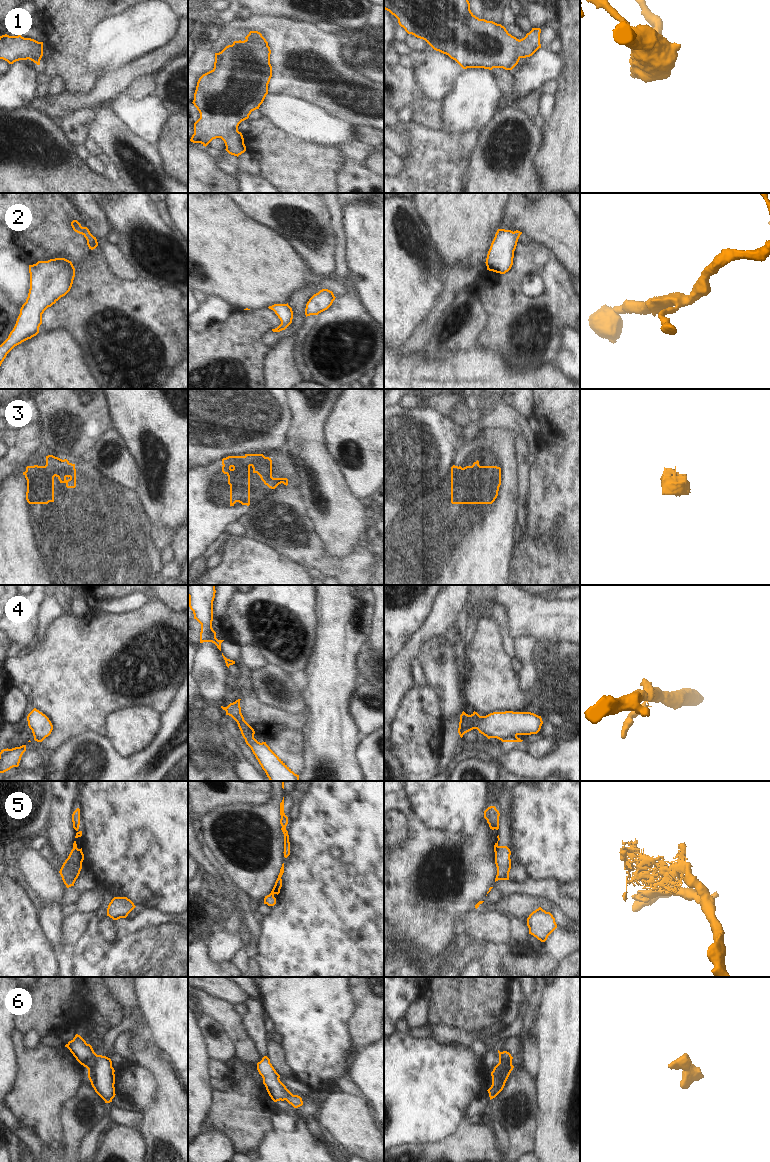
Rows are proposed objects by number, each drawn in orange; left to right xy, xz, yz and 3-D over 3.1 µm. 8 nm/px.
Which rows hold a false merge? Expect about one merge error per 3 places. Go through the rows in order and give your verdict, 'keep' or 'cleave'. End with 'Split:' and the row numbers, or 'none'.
1: keep
2: keep
3: cleave
4: cleave
5: cleave
6: keep
Split: 3, 4, 5

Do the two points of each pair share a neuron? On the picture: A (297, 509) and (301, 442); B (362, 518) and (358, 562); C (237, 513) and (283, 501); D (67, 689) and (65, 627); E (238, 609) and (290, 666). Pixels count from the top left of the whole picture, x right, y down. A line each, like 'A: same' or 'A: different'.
A: different
B: different
C: different
D: same
E: same

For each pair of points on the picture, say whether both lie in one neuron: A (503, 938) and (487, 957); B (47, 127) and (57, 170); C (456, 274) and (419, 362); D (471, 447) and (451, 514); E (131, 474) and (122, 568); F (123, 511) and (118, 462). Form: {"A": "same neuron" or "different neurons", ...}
{"A": "different neurons", "B": "same neuron", "C": "different neurons", "D": "same neuron", "E": "different neurons", "F": "same neuron"}

